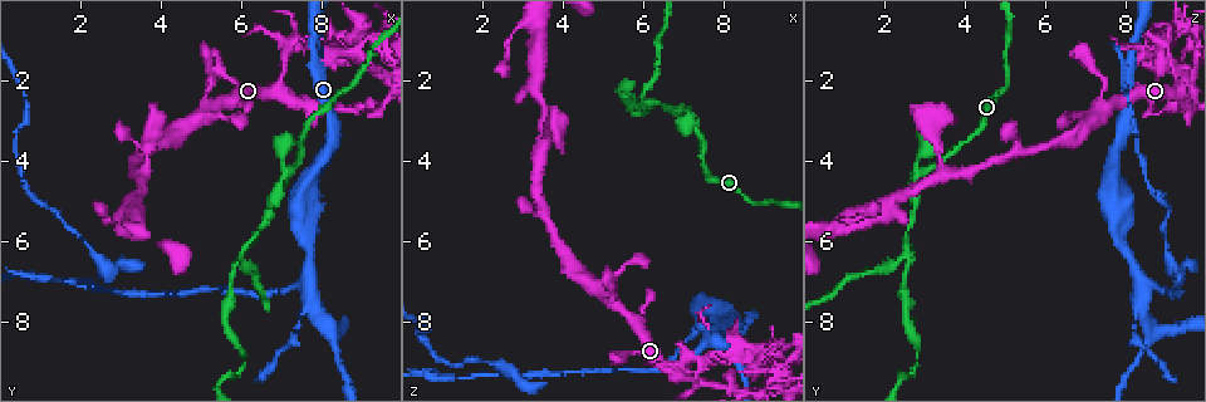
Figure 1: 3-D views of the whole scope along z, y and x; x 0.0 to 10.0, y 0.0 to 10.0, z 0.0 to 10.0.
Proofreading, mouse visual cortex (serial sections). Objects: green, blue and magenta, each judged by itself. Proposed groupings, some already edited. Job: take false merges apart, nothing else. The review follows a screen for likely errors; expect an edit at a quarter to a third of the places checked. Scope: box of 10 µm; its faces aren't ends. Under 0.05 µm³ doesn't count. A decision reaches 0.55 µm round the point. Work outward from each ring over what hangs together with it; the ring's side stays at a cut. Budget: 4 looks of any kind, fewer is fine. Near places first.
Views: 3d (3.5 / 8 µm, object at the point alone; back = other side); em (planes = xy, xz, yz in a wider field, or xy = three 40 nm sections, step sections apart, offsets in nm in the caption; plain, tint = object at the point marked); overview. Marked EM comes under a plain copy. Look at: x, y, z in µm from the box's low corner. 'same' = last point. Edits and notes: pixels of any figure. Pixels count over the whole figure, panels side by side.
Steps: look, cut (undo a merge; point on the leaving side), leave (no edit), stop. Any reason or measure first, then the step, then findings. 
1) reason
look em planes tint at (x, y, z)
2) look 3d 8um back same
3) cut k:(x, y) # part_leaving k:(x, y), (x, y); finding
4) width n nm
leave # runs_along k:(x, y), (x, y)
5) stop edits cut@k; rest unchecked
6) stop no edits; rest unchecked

branch point
look 3d 3.5um back at (7.55, 6.95, 8.40)

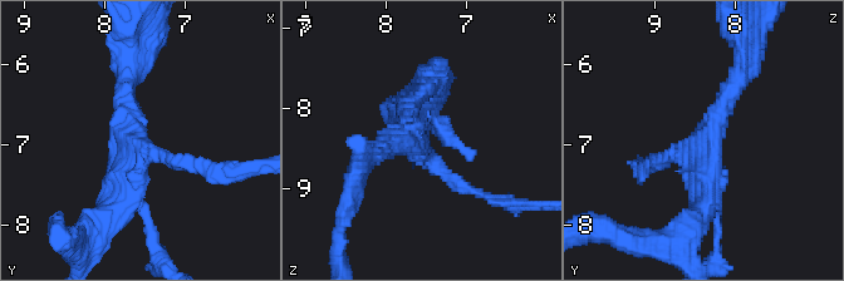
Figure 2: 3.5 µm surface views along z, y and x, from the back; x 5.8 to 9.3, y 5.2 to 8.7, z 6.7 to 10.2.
arms 3; arm_widths 200, 250, 350 nm; now the EM
look em xy step 5 tint at (7.60, 7.00, 8.40)

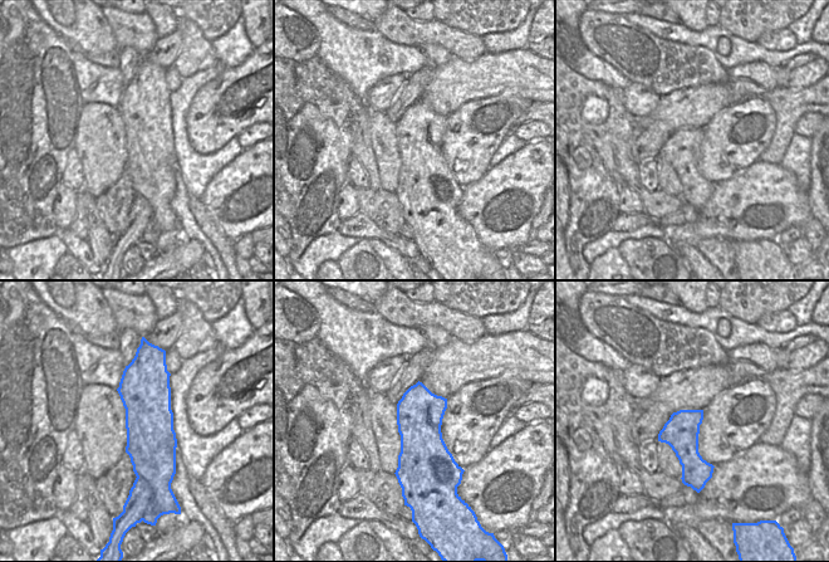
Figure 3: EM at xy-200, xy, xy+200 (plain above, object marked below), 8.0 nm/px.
cut 2:(151, 245) # part_leaving 2:(140, 208), (158, 262); a second cell is stuck on

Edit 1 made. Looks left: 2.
sharp bend
look 3d 3.5um at (9.45, 2.75, 8.80)

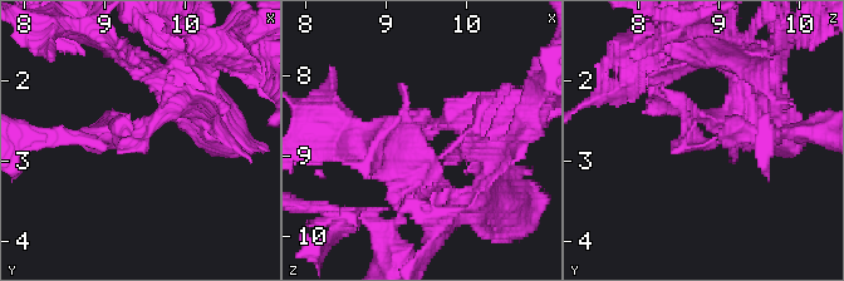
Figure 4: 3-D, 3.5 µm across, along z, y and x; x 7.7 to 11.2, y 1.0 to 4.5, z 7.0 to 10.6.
shape alone is not enough
look em planes tint at (9.40, 2.85, 8.85)

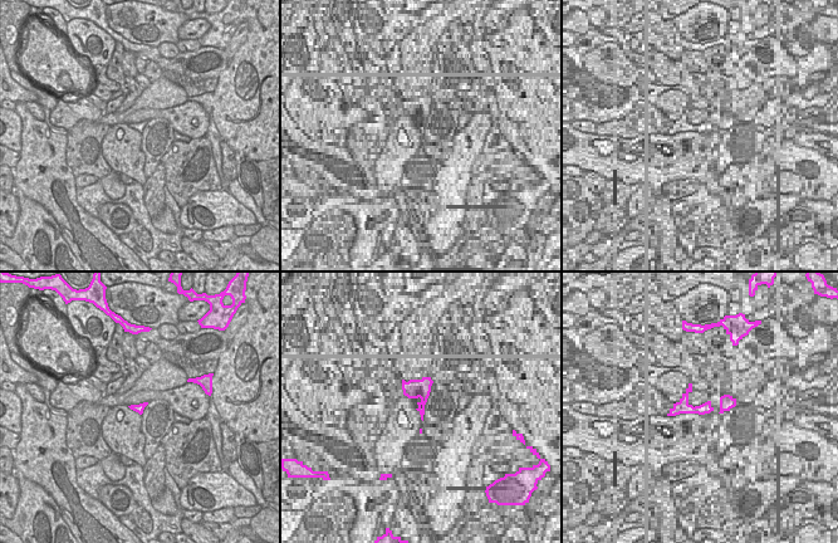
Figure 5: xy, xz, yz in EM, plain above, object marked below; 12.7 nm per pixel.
cut 4:(676, 149) # part_leaving 4:(740, 72), (736, 68), (727, 33); a second cell is stuck on

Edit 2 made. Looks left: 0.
stop edits cut@2, cut@4; rest unchecked

